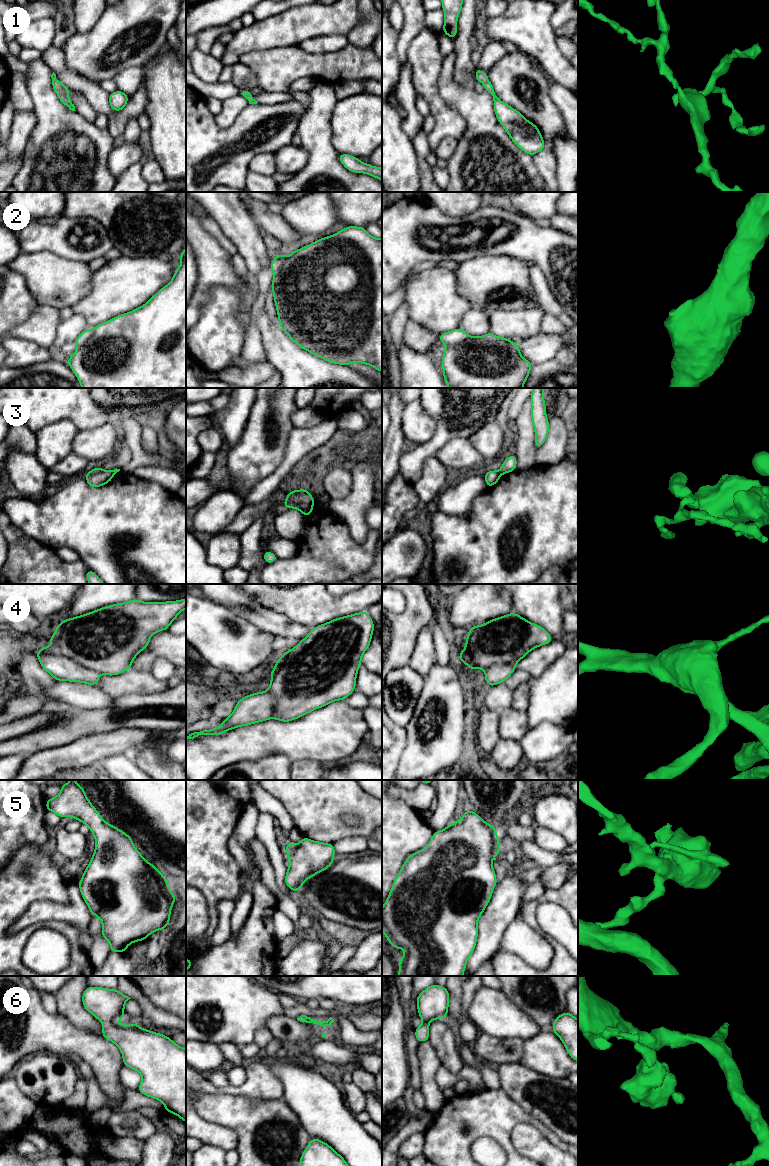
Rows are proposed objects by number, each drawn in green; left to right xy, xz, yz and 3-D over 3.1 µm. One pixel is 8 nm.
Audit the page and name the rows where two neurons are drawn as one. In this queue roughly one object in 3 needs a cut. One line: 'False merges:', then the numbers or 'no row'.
False merges: 2, 3

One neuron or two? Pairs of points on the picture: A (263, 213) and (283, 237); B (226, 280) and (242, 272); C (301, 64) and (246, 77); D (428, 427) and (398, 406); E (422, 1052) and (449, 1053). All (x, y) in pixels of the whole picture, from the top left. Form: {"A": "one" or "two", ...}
{"A": "one", "B": "two", "C": "two", "D": "two", "E": "two"}

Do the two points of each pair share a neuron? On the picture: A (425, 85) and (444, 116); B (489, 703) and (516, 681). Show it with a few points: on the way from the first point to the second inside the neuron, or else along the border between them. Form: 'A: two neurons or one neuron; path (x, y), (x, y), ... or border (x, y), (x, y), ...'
A: one neuron; path (430, 93), (438, 108)
B: two neurons; border (516, 668), (505, 681), (505, 684), (512, 691)

